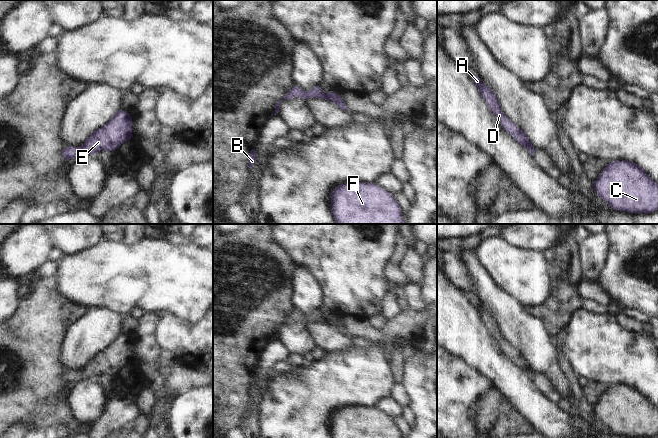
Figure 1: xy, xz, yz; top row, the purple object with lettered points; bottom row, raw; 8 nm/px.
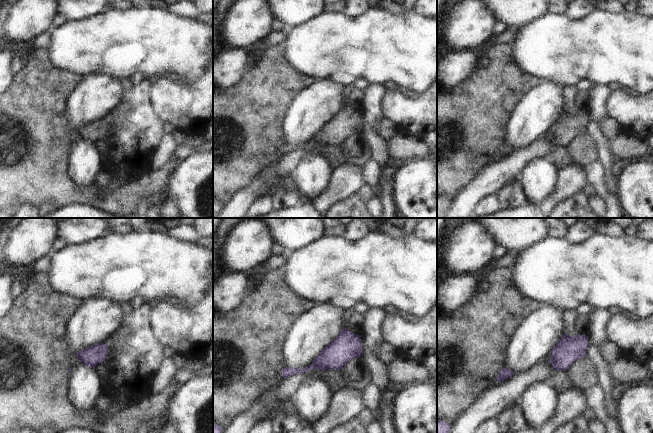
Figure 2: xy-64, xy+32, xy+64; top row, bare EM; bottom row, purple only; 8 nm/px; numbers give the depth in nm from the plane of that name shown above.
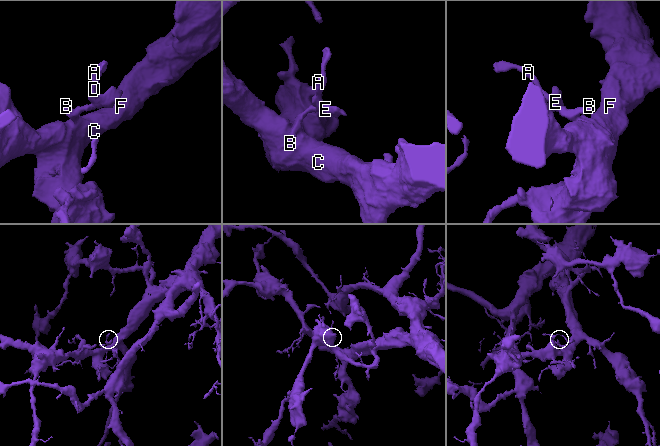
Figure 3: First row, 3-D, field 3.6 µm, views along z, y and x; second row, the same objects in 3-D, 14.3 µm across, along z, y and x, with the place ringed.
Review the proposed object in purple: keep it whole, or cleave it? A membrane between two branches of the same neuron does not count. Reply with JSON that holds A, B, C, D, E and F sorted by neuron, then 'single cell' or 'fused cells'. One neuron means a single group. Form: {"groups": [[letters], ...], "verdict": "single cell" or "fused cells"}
{"groups": [["A", "B", "C", "D", "E", "F"]], "verdict": "single cell"}

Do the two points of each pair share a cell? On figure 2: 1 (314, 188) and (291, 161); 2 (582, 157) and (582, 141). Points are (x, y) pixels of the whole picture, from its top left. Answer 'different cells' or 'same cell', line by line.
1: different cells
2: same cell

